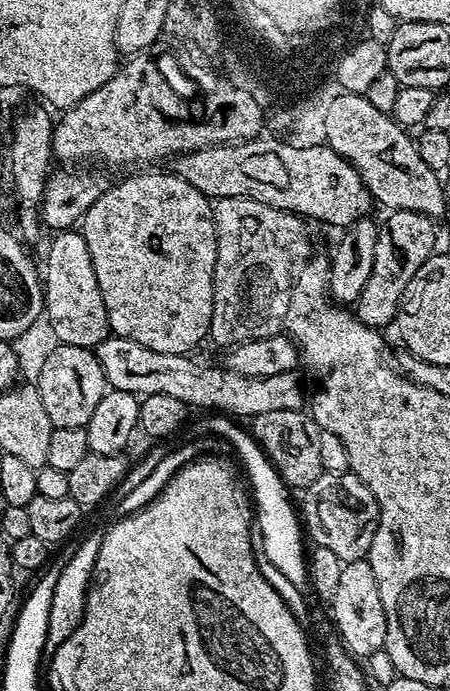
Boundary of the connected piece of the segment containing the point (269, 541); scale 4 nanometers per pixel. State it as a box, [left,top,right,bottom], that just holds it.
[204,414,309,590]

